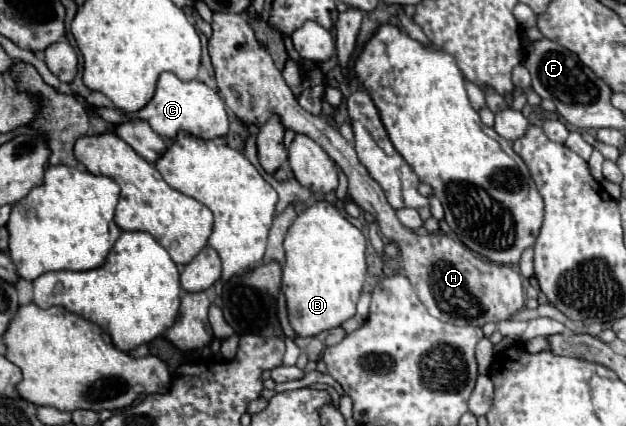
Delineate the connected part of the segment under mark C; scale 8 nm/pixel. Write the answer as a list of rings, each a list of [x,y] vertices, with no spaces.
[[[172,73],[160,75],[154,97],[150,99],[150,103],[144,109],[136,111],[134,115],[118,111],[118,109],[106,109],[106,107],[96,109],[94,115],[102,117],[104,121],[108,121],[112,125],[120,125],[130,119],[142,119],[164,139],[174,139],[180,131],[186,131],[200,139],[216,139],[216,137],[224,137],[228,133],[228,115],[226,115],[226,105],[224,105],[224,99],[220,97],[220,93],[198,81],[180,81]]]

